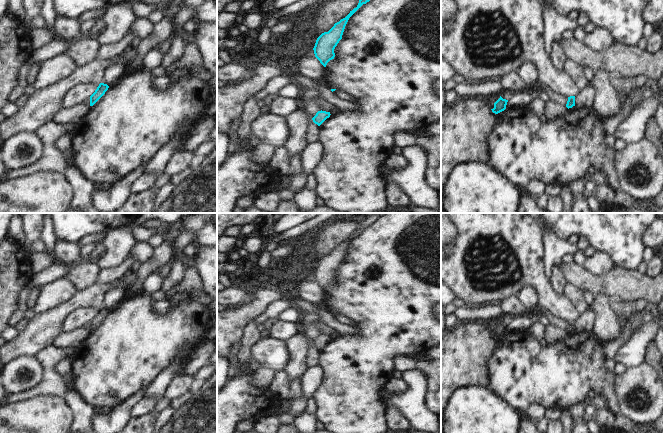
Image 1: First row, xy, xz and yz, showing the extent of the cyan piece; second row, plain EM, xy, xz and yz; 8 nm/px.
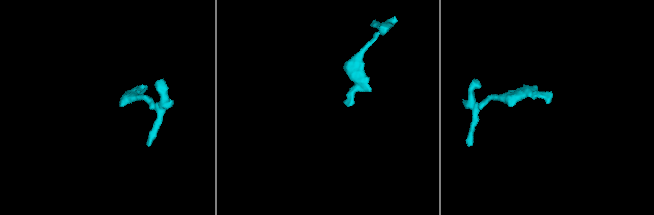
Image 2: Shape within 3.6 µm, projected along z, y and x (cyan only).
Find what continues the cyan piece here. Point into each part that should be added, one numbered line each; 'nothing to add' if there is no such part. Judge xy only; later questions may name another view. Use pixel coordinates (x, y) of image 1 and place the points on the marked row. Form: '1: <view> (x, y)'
nothing to add

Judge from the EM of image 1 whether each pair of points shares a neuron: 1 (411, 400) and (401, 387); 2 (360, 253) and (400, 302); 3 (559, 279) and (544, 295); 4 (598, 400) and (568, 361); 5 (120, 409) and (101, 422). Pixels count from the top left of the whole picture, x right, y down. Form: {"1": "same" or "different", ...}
{"1": "different", "2": "same", "3": "different", "4": "different", "5": "same"}

